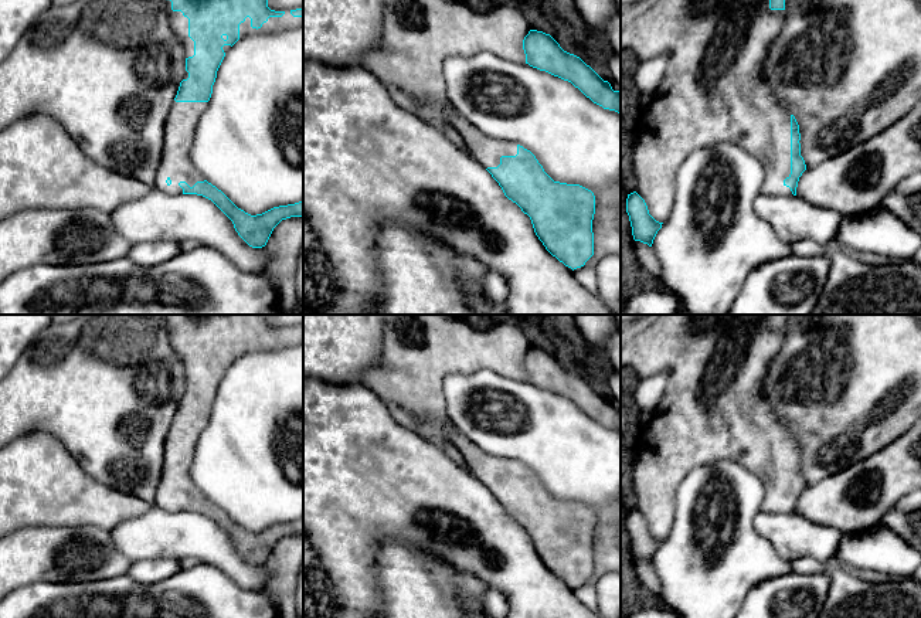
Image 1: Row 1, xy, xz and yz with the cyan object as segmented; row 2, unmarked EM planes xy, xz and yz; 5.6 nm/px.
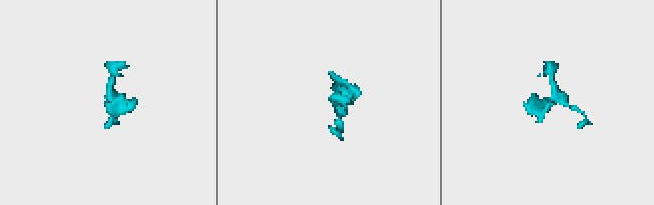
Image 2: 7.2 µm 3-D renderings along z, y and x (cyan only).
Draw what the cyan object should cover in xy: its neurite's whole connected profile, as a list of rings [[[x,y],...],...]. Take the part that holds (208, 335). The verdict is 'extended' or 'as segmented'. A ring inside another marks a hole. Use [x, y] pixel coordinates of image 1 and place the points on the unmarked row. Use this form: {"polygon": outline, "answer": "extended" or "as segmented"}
{"polygon": [[[269,315],[162,316],[169,342],[186,371],[186,390],[166,437],[163,471],[153,503],[169,513],[197,512],[211,517],[249,564],[262,566],[282,537],[303,533],[303,517],[251,533],[204,496],[193,483],[190,471],[225,371],[245,353],[302,343],[303,326],[275,329],[268,325]]], "answer": "extended"}

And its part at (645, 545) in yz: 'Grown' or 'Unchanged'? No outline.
Unchanged

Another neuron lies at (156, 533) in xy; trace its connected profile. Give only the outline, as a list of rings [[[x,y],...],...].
[[[160,507],[119,523],[112,532],[115,547],[132,563],[188,557],[224,571],[239,587],[268,588],[271,573],[265,564],[249,564],[232,539],[208,516],[197,512],[169,513]]]

